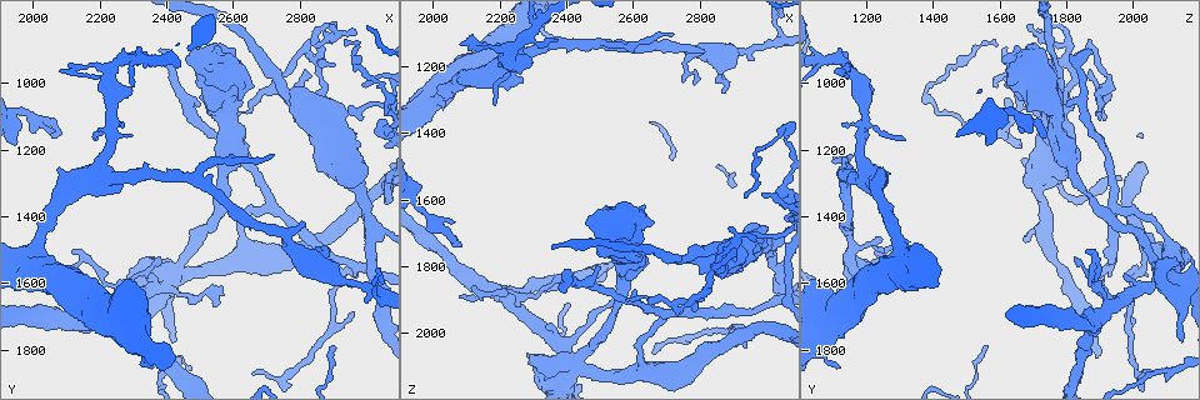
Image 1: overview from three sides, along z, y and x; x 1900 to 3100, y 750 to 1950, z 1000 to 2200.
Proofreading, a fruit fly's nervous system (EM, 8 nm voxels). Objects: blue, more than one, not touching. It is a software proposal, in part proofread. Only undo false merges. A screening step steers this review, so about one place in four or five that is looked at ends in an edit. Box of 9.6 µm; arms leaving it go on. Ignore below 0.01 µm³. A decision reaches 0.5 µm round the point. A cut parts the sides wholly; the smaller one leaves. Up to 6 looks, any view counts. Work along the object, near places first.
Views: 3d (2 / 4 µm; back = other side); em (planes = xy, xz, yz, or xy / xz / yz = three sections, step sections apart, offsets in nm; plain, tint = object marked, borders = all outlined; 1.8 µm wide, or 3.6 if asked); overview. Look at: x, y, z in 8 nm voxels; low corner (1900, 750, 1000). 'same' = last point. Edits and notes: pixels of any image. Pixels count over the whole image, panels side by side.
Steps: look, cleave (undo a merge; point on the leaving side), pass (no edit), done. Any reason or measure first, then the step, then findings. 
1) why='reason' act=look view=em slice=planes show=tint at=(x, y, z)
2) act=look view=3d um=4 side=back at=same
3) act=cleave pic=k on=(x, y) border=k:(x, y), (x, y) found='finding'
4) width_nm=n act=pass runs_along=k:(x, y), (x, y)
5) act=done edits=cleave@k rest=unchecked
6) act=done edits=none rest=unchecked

why='four-way junction' act=look view=em slice=yz step=4 show=tint at=(2860, 950, 1810)

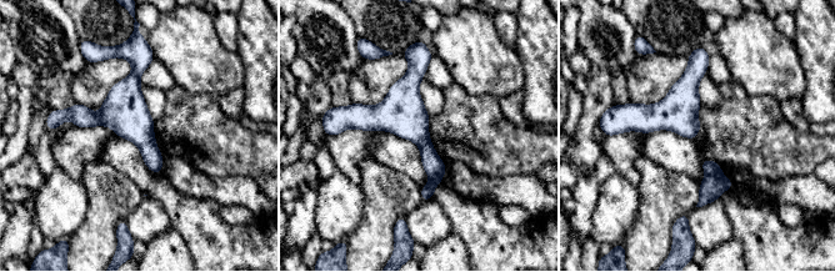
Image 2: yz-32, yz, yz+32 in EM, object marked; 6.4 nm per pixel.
why='cut it another way' act=look view=em slice=planes show=tint at=same

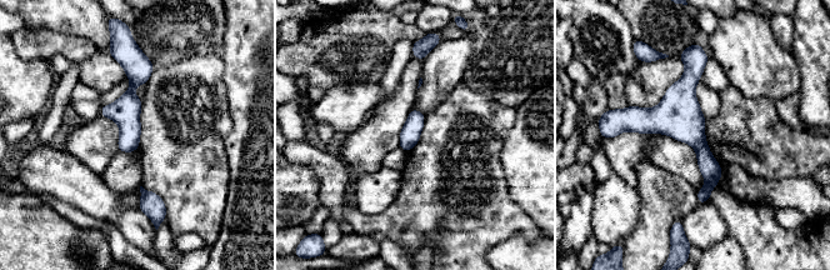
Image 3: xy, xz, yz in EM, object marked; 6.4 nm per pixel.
width_nm=130 act=cleave pic=3 on=(710, 169) found='two neurons meet here'

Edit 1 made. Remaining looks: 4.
why='thick turns thin' act=look view=em um=3.6 slice=xz step=8 show=plain at=(2200, 1250, 1190)

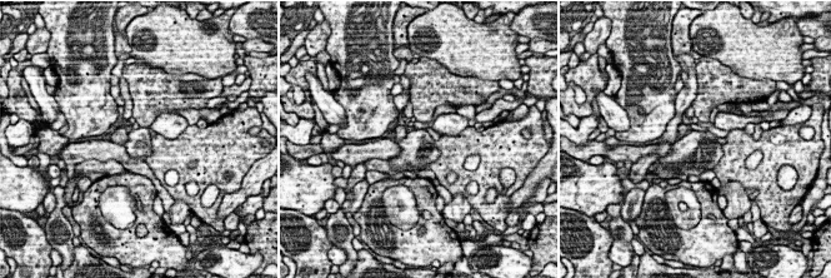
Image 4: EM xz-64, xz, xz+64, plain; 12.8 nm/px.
act=look view=em um=3.6 slice=xz step=8 show=borders at=same

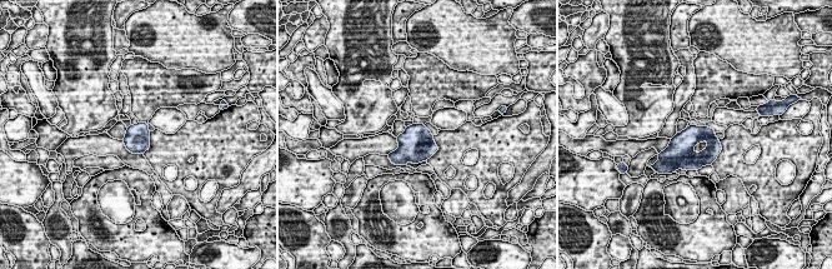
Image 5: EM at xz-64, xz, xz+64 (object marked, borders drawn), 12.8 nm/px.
act=pass found='one neuron here'

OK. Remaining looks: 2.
act=done edits=cleave@3 rest=unchecked

